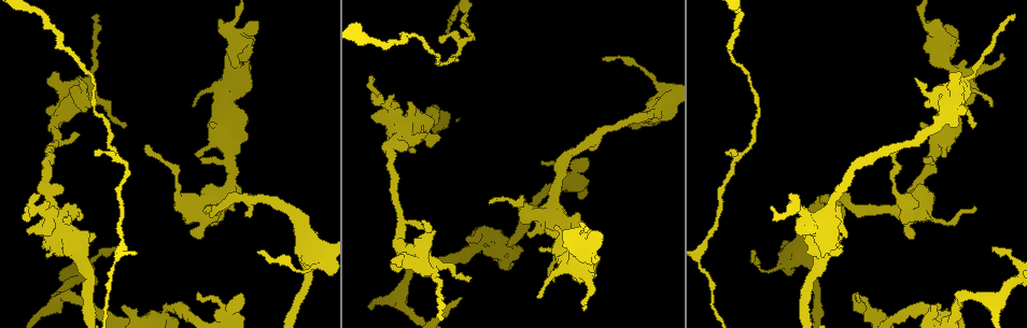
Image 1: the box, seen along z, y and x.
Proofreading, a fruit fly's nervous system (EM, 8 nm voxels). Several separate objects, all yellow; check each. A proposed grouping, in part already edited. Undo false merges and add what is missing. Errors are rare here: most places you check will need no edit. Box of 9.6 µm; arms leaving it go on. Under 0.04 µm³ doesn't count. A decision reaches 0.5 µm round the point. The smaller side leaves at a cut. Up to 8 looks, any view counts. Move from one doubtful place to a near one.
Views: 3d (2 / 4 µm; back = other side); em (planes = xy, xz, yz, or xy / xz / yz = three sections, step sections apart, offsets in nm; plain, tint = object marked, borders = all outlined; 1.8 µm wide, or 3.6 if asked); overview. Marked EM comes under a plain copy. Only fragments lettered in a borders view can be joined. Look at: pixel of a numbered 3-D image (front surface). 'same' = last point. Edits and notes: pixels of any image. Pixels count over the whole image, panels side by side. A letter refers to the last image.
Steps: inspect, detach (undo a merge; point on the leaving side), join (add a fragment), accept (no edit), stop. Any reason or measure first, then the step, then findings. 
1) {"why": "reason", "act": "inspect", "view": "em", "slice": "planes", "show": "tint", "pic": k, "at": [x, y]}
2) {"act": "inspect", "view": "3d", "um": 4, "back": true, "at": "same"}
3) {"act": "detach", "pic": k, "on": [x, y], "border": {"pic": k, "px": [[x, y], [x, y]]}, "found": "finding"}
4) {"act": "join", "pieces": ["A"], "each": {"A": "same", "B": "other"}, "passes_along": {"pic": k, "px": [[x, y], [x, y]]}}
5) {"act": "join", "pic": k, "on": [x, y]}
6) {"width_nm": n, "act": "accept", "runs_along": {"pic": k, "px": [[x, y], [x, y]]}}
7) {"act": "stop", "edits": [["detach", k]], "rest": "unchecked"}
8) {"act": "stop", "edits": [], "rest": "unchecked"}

{"why": "free end", "act": "inspect", "view": "em", "slice": "xy", "step": 16, "show": "borders", "pic": 1, "at": [946, 24]}

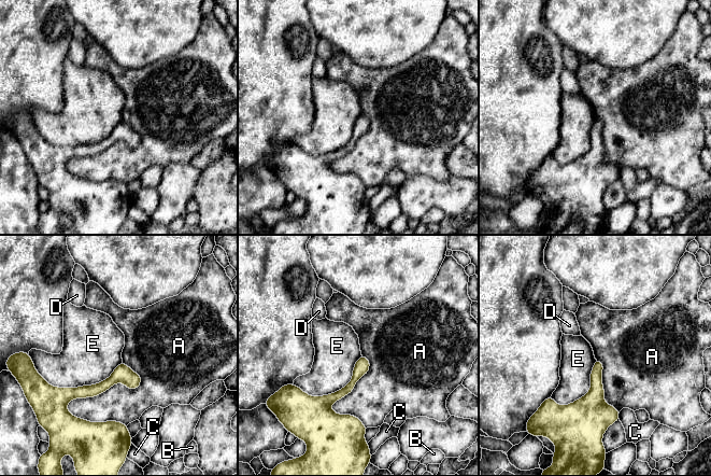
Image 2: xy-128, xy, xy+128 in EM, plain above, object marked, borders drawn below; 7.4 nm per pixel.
{"act": "inspect", "view": "em", "slice": "planes", "show": "borders", "at": "same"}

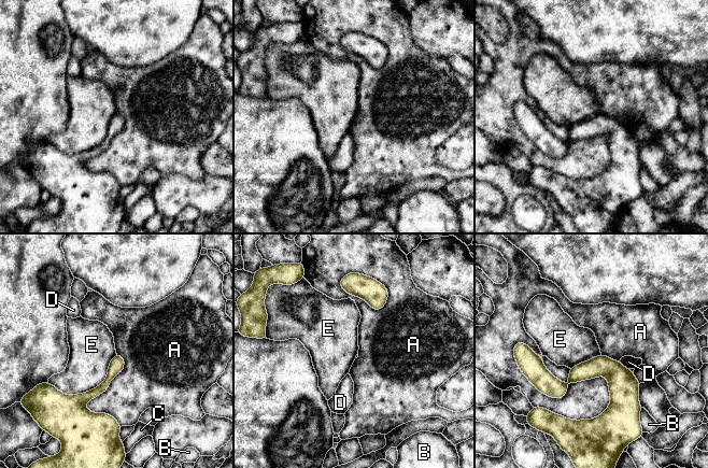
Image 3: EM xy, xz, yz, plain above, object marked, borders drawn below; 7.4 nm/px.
{"longest_contact_nm": ["A", 800], "act": "accept", "each": {"A": "other", "B": "other", "C": "other", "D": "other", "E": "other"}, "border": {"pic": 3, "px": [[116, 354], [88, 391], [48, 383]]}, "found": "none of them fits"}

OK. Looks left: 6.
{"why": "stops while still wide", "act": "inspect", "view": "em", "um": 3.6, "slice": "xy", "step": 8, "show": "tint", "pic": 1, "at": [409, 150]}

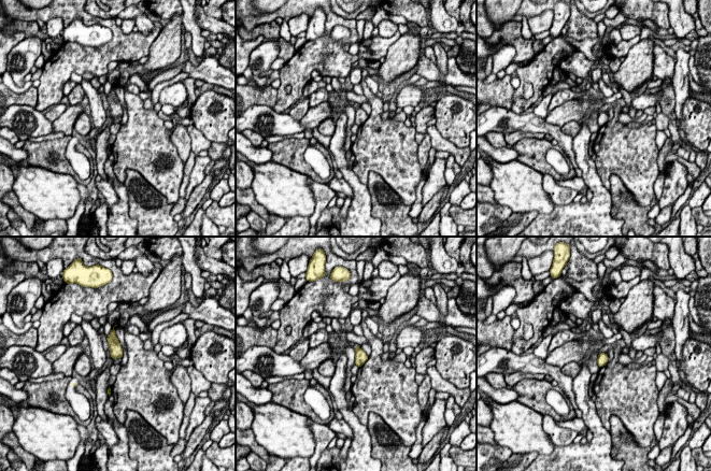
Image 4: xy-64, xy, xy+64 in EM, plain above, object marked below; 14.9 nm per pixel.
{"act": "inspect", "view": "em", "um": 3.6, "slice": "planes", "show": "tint", "at": "same"}

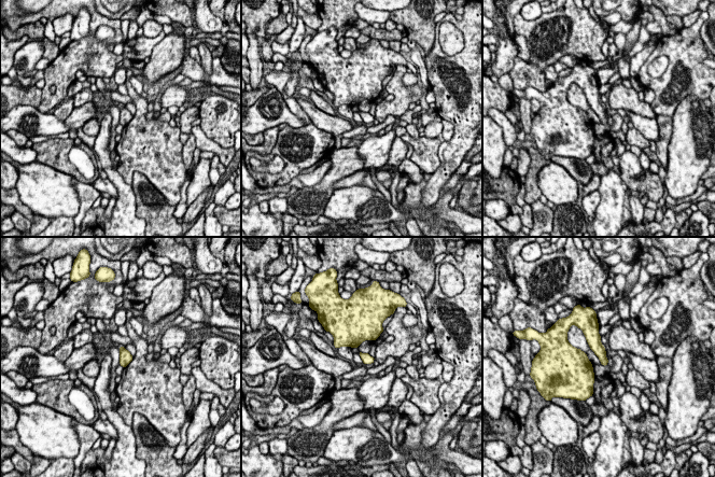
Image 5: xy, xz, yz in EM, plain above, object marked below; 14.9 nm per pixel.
{"act": "inspect", "view": "em", "um": 3.6, "slice": "planes", "show": "borders", "at": "same"}

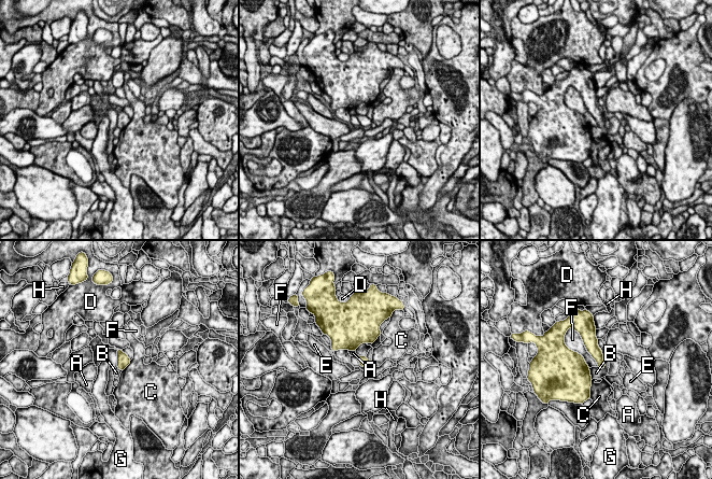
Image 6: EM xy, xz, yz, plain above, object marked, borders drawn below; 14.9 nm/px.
{"longest_contact_nm": ["F", 600], "act": "accept", "each": {"A": "other", "B": "other", "C": "other", "D": "other", "E": "other", "F": "other", "G": "other", "H": "other"}, "border": {"pic": 6, "px": [[606, 362], [602, 368], [597, 367]]}, "found": "none of them fits"}

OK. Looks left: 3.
{"act": "inspect", "view": "3d", "um": 2, "pic": 1, "at": [996, 300]}

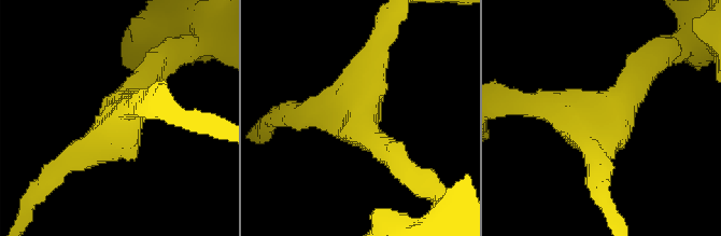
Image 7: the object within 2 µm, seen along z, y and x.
{"arms": 3, "arm_widths_nm": [200, 200, 220], "why": "need the tissue", "act": "inspect", "view": "em", "slice": "yz", "step": 16, "show": "borders", "pic": 7, "at": [357, 112]}

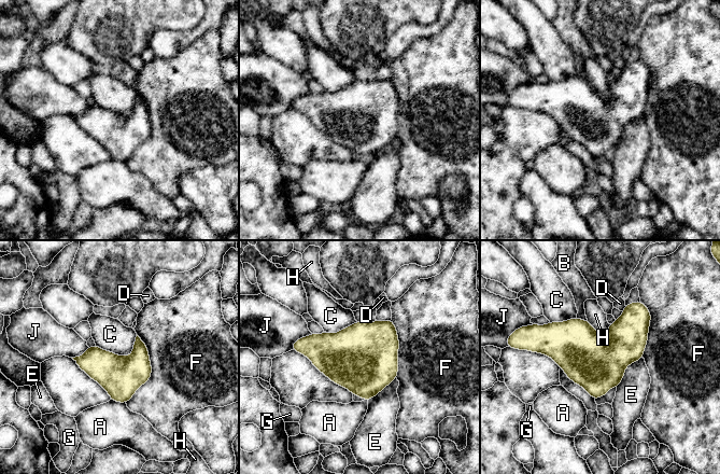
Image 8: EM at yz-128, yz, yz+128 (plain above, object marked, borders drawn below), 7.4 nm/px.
{"why": "cut it another way", "act": "inspect", "view": "em", "slice": "planes", "show": "borders", "at": "same"}

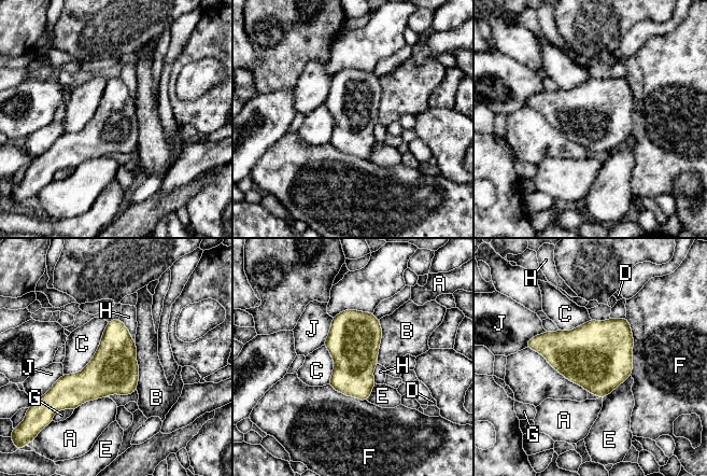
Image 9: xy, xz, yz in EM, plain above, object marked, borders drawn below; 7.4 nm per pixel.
{"width_nm": 360, "act": "accept", "each": {"A": "other", "B": "other", "C": "other", "D": "other", "E": "other", "F": "other", "G": "other", "H": "other", "J": "other"}, "border": {"pic": 9, "px": [[108, 322], [92, 360], [64, 375]]}, "found": "all the same neuron"}

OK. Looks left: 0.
{"act": "stop", "edits": [], "rest": "unchecked"}

